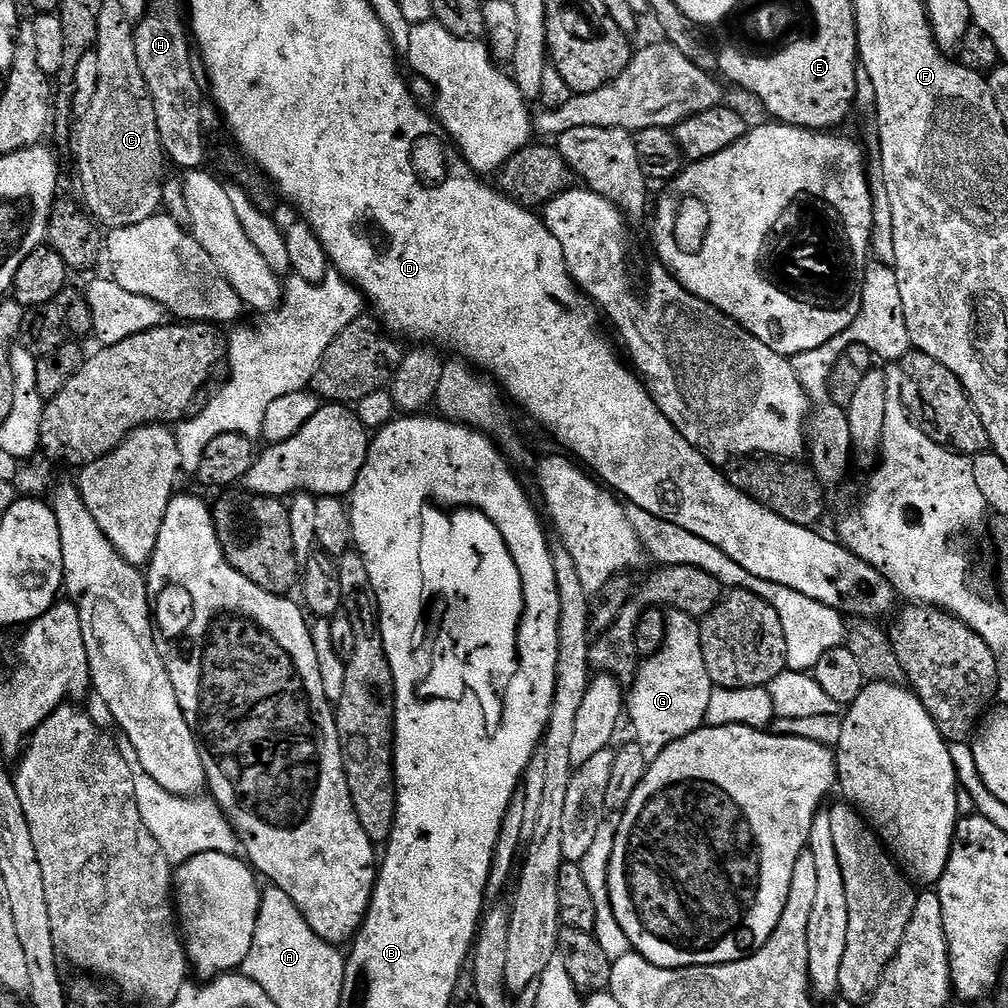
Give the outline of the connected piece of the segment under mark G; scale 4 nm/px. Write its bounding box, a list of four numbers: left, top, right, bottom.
[626,615,714,762]

